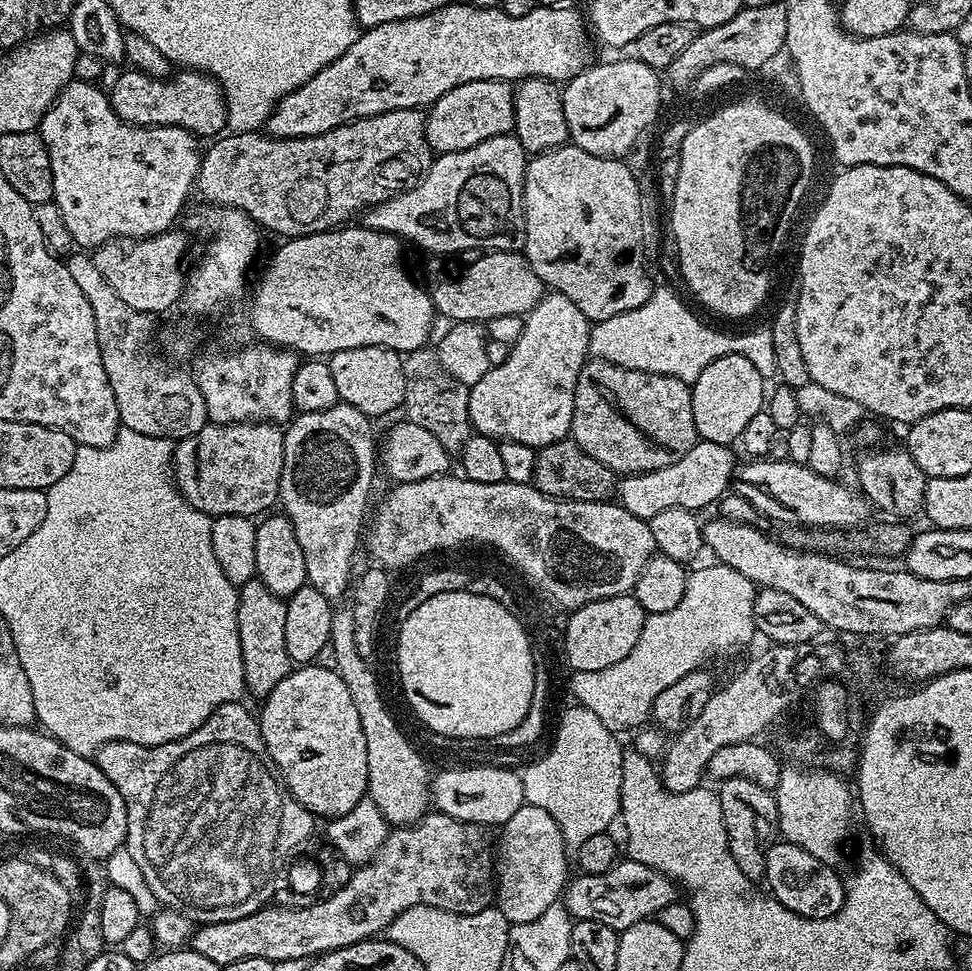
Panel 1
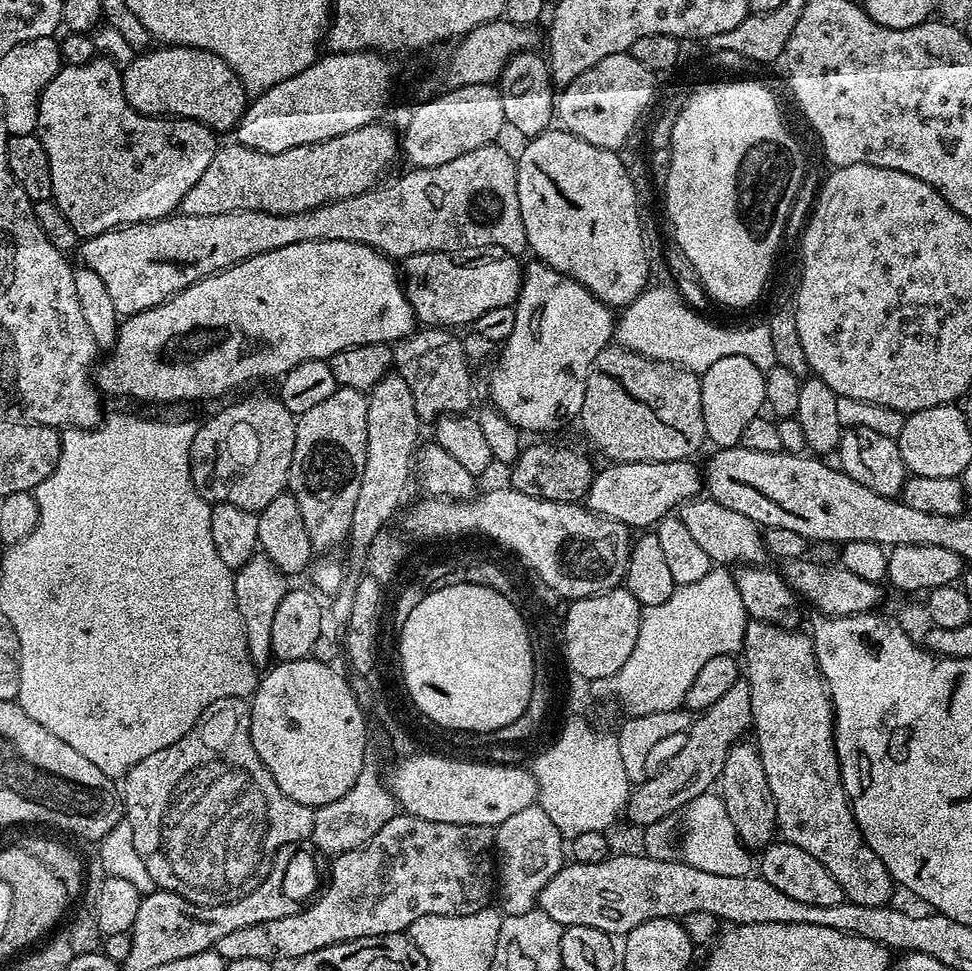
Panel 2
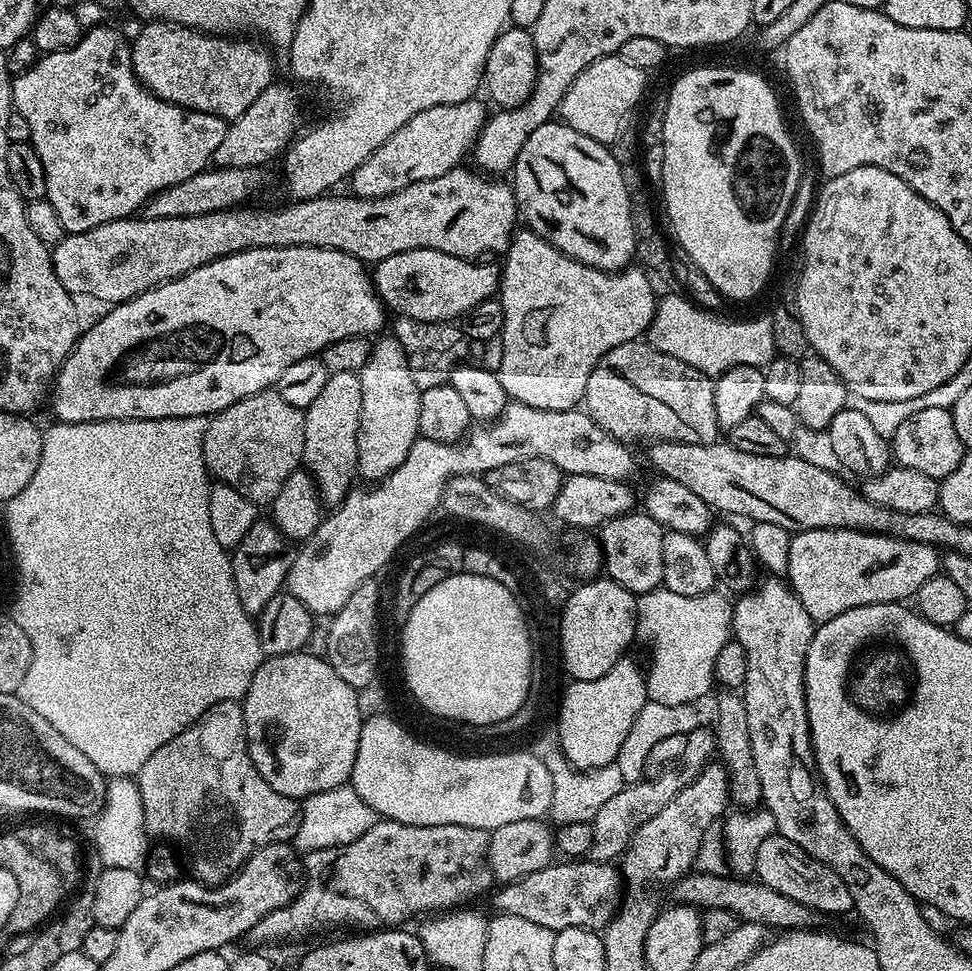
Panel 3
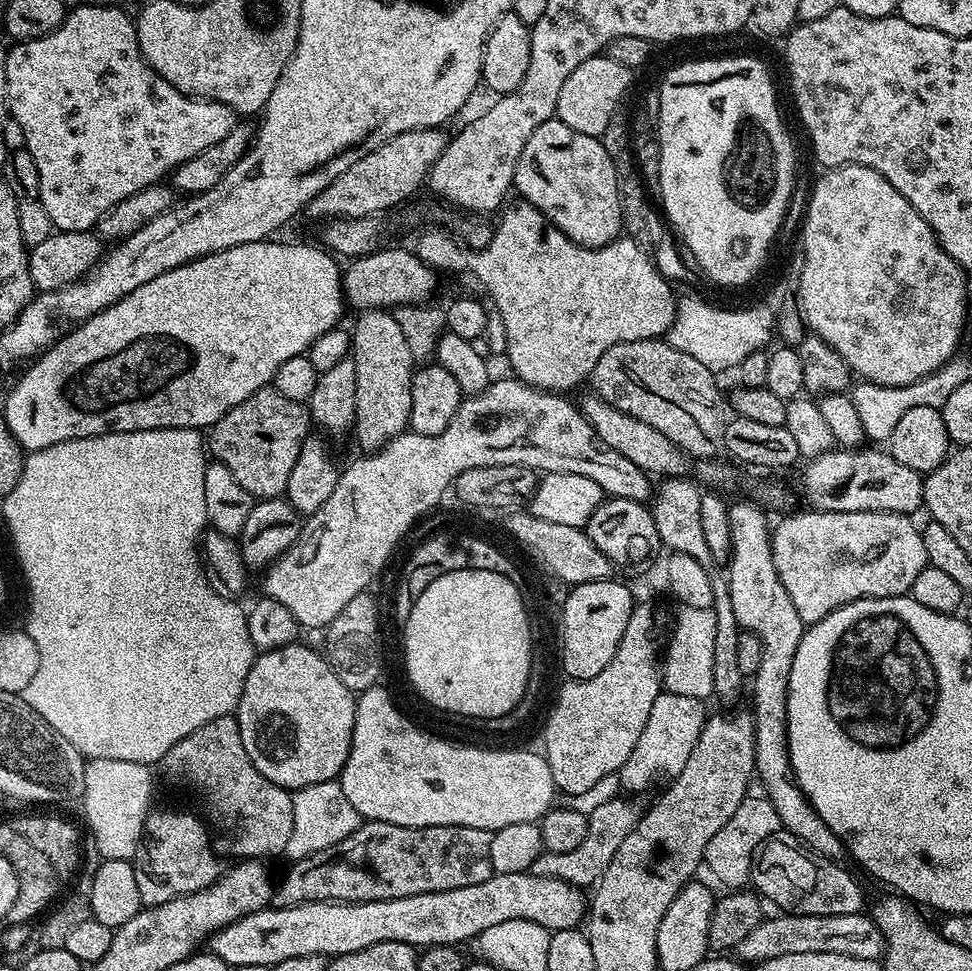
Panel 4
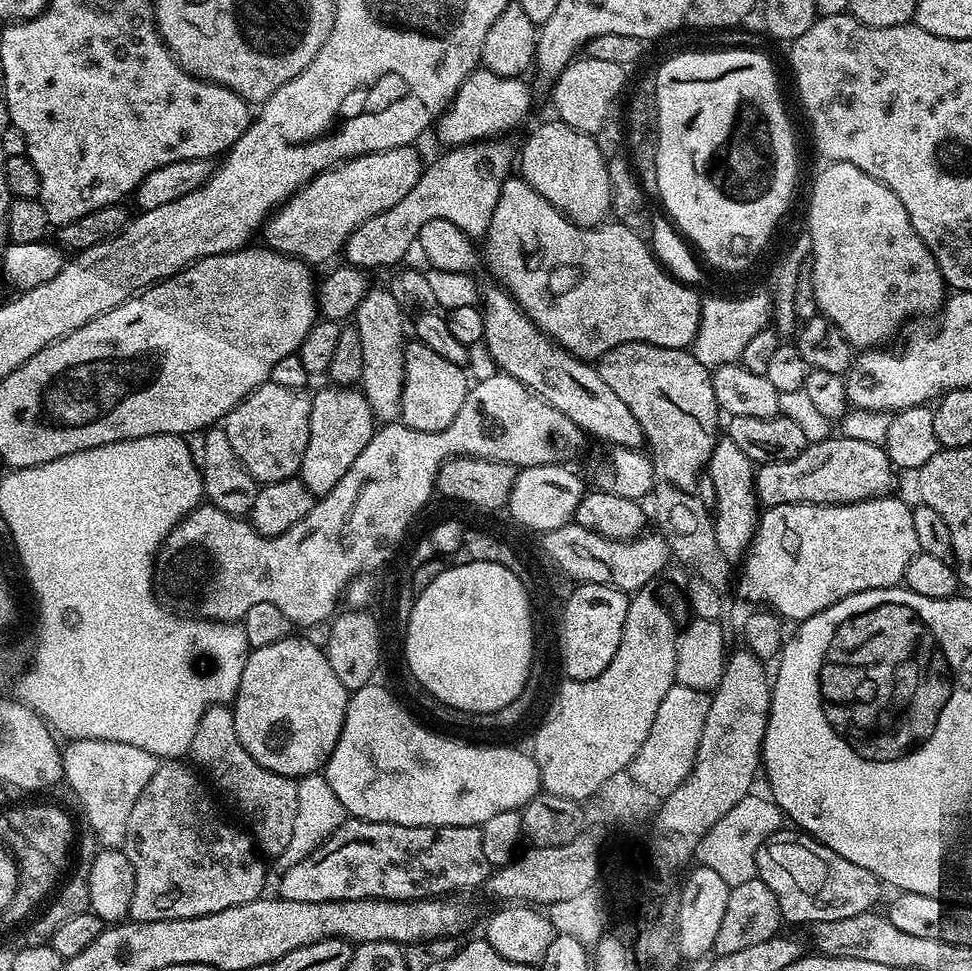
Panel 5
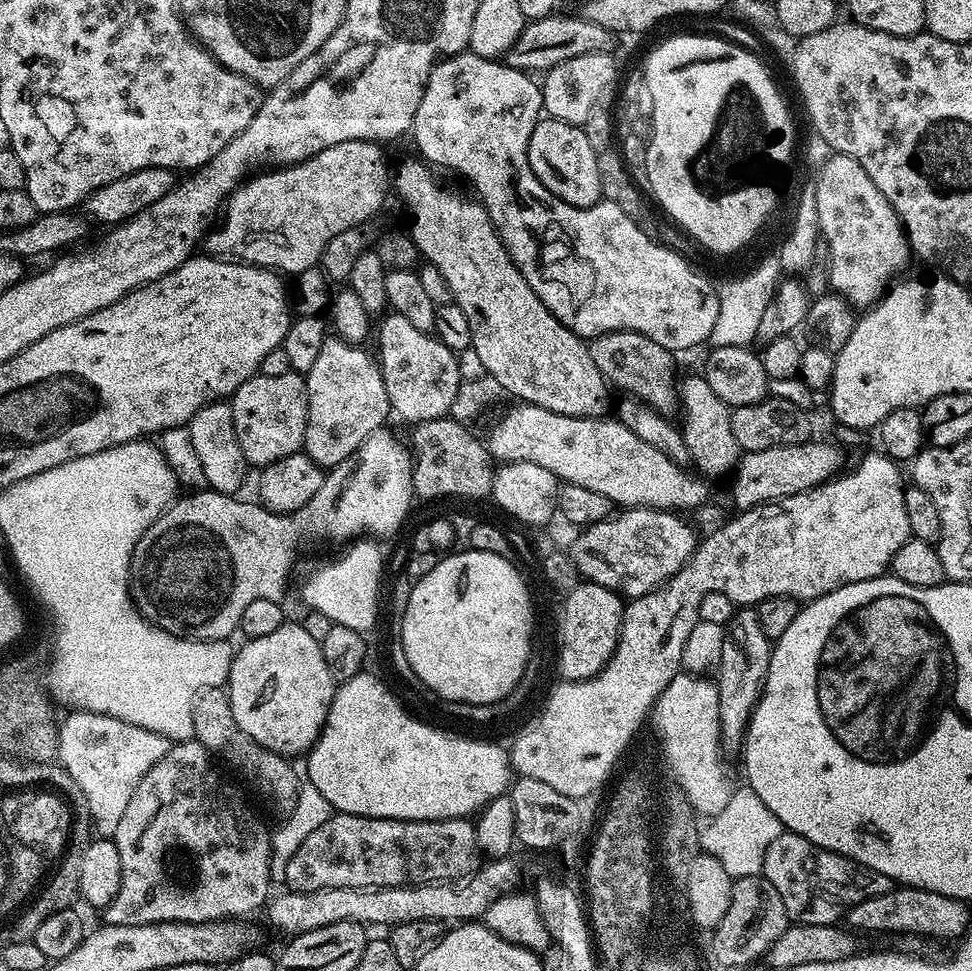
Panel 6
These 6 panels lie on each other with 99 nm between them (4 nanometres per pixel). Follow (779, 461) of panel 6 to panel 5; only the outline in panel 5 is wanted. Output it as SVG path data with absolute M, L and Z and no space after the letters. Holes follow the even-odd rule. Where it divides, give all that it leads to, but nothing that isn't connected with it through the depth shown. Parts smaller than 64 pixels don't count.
M833 434L829 440L813 439L802 454L756 468L756 499L764 508L783 504L853 504L893 491L894 469L881 445Z

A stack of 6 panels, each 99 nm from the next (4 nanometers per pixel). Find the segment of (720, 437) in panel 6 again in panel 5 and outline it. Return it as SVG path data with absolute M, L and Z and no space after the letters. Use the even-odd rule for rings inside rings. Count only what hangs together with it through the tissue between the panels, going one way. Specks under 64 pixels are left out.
M727 438L717 439L712 453L708 458L706 473L714 482L714 498L716 505L712 525L714 534L718 538L718 550L730 562L743 561L744 554L748 550L748 543L756 532L758 519L758 501L756 499L756 468L734 442Z

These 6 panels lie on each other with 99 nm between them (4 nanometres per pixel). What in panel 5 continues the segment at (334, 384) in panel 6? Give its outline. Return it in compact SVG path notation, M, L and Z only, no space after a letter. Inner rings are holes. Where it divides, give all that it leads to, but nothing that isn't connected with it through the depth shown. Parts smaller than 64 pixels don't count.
M328 386L311 393L310 438L306 438L306 454L302 454L302 466L298 479L308 487L313 497L326 495L338 482L342 474L354 466L354 458L366 450L374 431L372 411L363 392L352 386Z

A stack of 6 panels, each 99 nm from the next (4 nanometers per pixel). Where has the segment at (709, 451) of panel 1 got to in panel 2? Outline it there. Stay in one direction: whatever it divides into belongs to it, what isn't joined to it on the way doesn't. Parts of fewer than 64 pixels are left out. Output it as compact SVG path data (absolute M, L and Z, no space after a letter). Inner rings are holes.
M636 460L633 464L612 464L595 473L586 497L586 507L622 522L629 530L648 530L660 523L663 516L675 513L686 500L697 499L702 492L702 468L688 460Z

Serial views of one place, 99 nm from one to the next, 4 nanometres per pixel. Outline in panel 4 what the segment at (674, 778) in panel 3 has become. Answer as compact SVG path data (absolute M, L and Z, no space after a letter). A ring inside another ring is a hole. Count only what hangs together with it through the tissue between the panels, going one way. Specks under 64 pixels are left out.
M615 798L605 802L588 814L588 829L582 846L576 847L575 850L569 850L567 854L543 851L532 863L530 871L536 876L549 876L558 878L562 882L577 884L582 889L595 885L606 870L606 866L610 866L610 858L614 858L614 853L618 850L618 846L622 846L626 834L630 834L630 830L634 830L634 826L638 826L642 815L642 808L622 799Z

